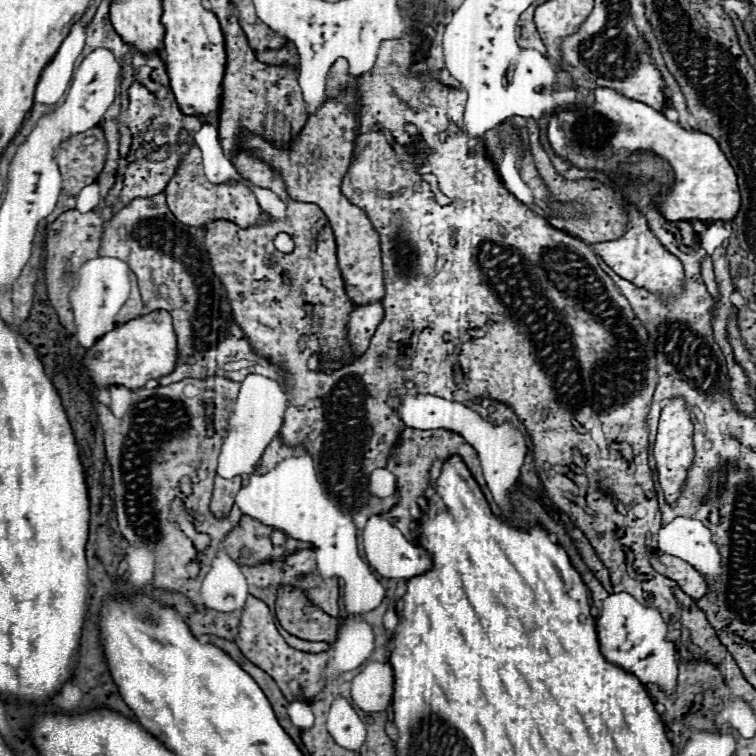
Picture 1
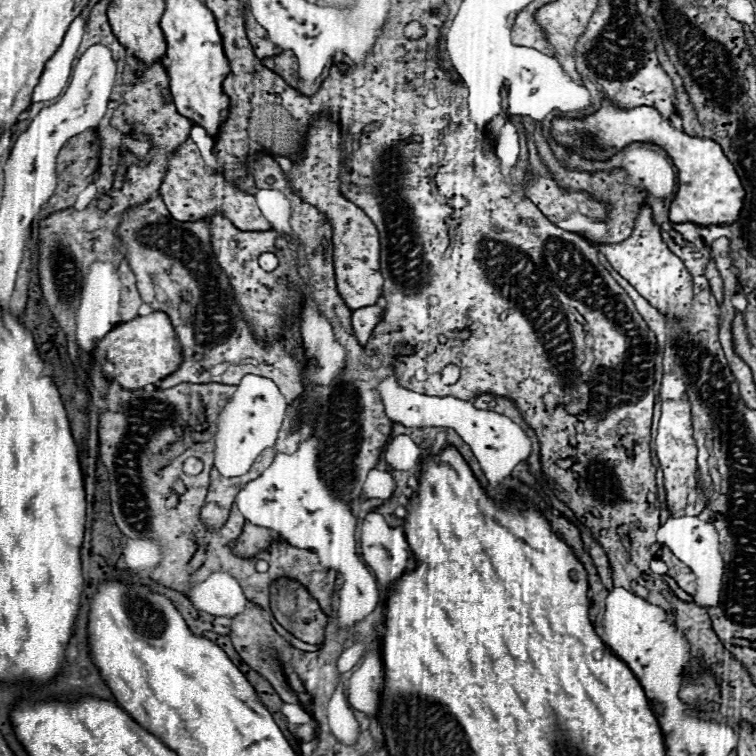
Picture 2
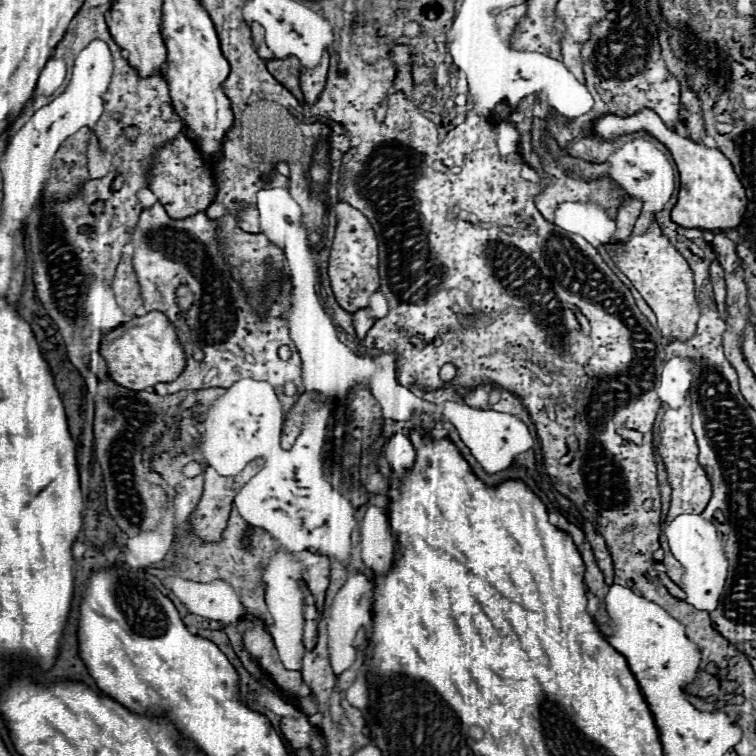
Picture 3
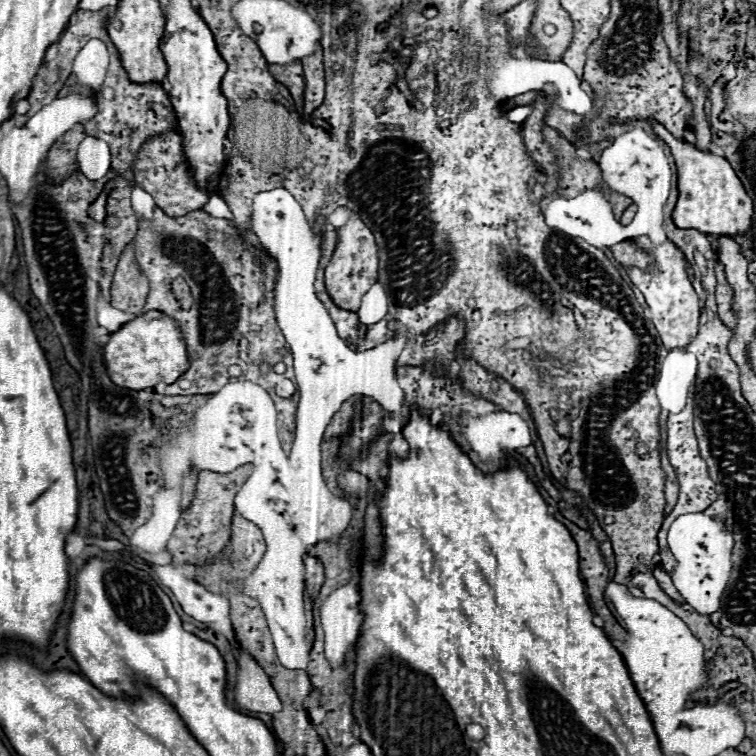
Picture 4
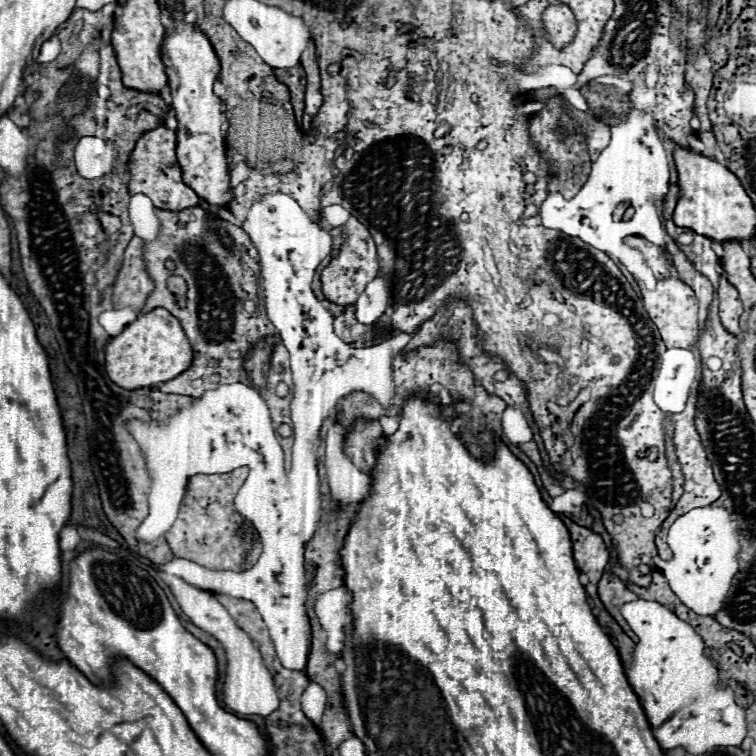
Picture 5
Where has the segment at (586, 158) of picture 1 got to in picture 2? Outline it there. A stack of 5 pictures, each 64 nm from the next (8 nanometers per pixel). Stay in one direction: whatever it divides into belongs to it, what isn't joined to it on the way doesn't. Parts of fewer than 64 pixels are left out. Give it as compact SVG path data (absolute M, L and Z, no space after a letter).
M604 96L600 108L594 114L588 114L584 118L554 118L552 138L556 144L564 146L566 150L578 152L580 156L596 162L610 160L616 152L626 148L626 144L652 142L672 158L678 170L678 190L668 210L672 222L720 226L720 224L736 222L740 214L744 190L734 166L724 156L720 144L716 144L710 138L688 136L686 132L670 126L670 122L650 106L620 108L608 96Z

